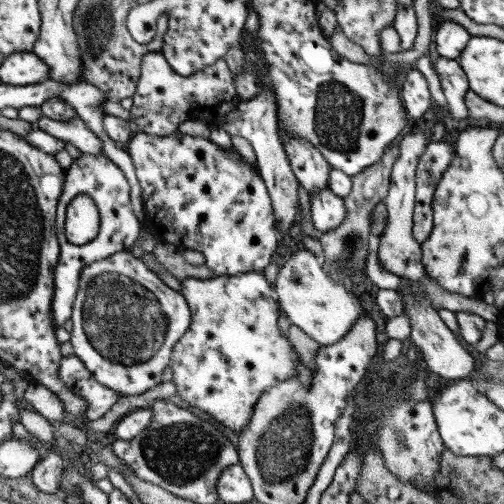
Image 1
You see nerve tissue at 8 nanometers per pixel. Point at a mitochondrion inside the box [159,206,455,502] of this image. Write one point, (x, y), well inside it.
(282, 451)

